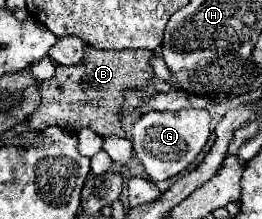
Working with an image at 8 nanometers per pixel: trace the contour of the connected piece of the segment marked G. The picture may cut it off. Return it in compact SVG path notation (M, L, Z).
M178 110L178 112L150 112L142 114L138 122L132 126L132 142L134 154L146 168L150 180L168 180L180 172L184 172L194 158L202 152L210 134L210 116L208 110Z

